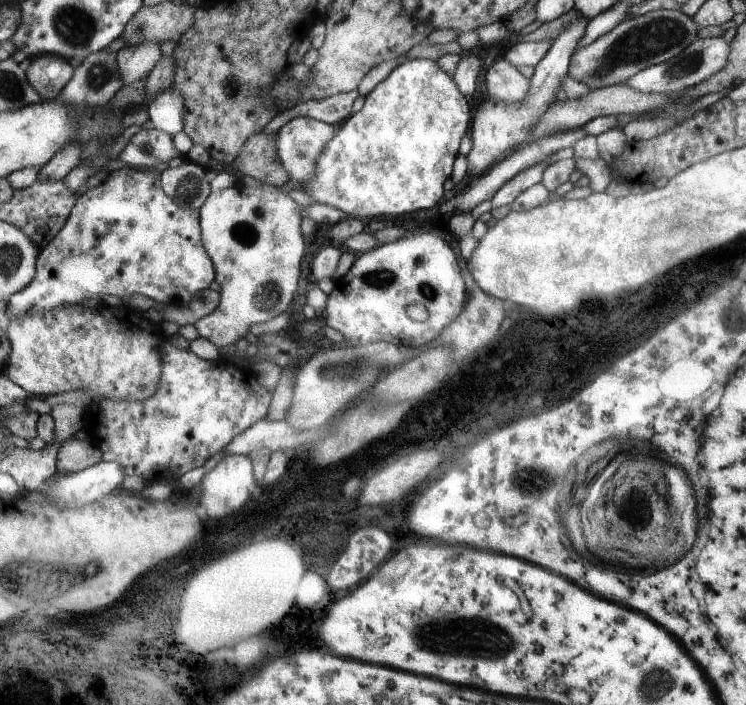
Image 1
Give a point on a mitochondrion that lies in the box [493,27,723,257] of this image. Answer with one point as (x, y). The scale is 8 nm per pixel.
(693, 60)

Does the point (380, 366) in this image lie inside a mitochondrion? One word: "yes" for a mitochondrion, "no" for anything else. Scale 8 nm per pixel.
yes

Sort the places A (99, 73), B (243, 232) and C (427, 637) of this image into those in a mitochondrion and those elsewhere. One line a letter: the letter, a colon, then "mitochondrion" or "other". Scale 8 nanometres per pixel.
A: mitochondrion
B: mitochondrion
C: mitochondrion

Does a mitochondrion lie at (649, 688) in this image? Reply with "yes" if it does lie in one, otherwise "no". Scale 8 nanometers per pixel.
yes

